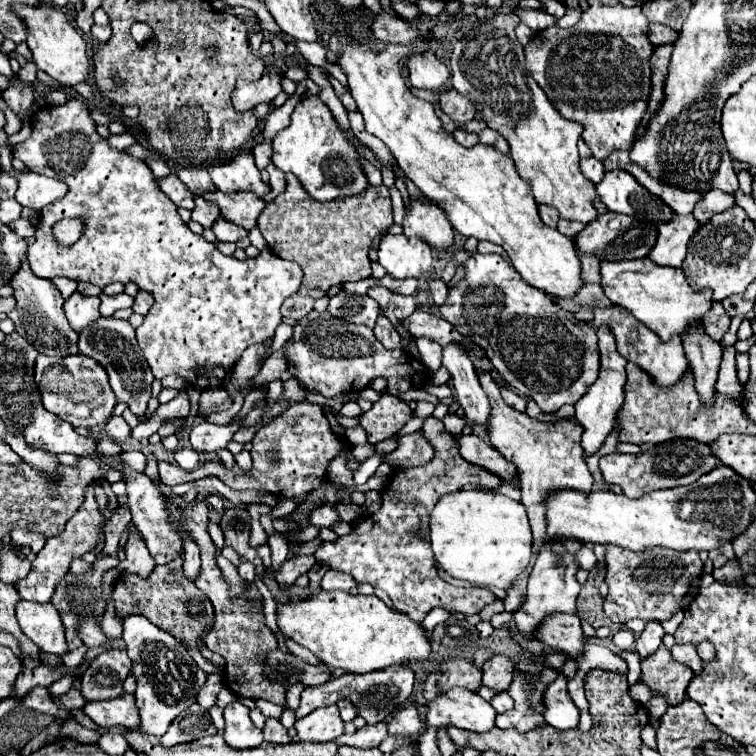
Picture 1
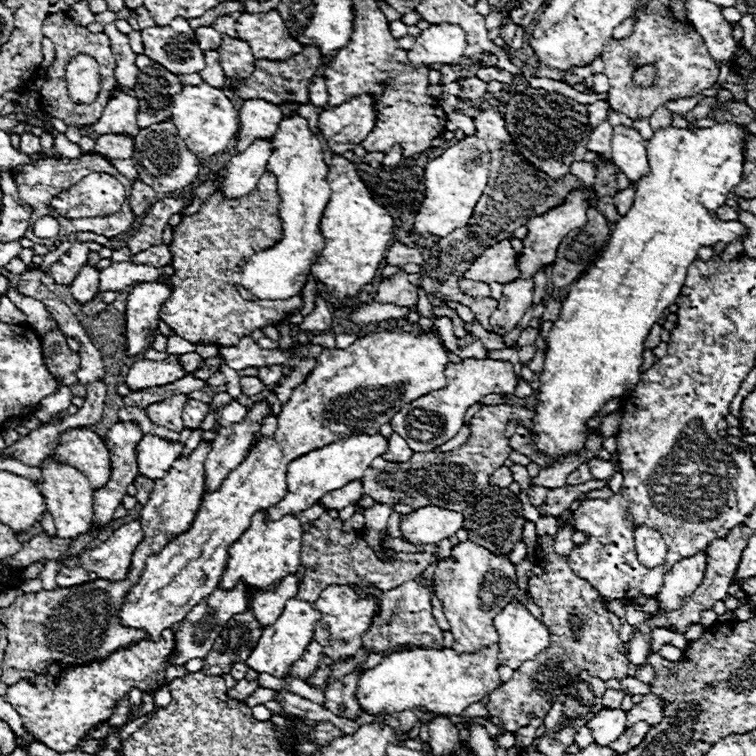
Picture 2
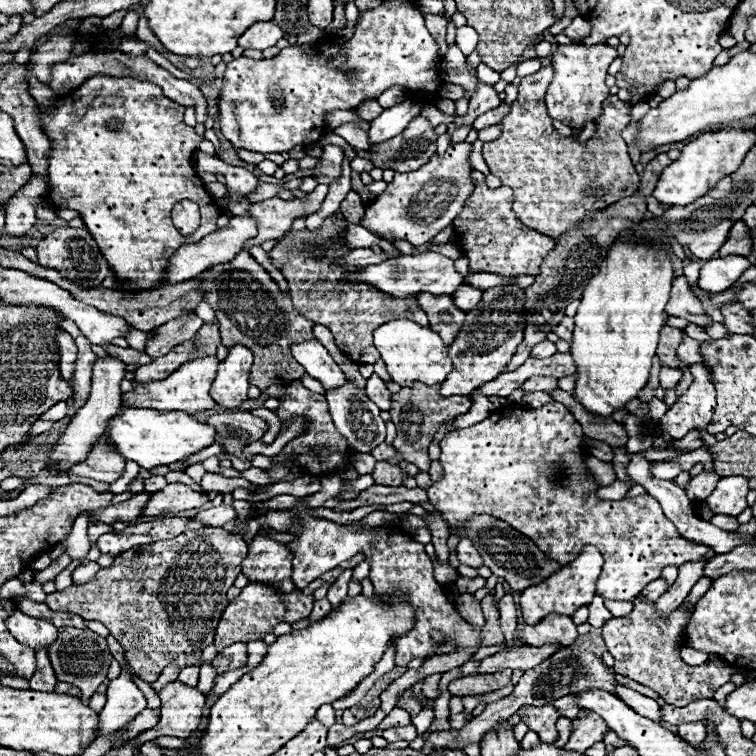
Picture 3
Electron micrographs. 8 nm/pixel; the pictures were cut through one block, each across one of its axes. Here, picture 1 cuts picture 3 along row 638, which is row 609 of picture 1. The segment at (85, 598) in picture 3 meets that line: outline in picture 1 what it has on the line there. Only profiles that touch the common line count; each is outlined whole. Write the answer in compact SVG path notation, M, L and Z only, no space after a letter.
M182 558L172 560L166 566L156 566L148 580L142 580L134 574L120 576L114 586L112 598L116 604L116 614L120 618L126 618L130 614L146 616L152 624L156 624L164 632L170 632L188 648L198 648L198 636L214 622L214 608L210 600L196 588L196 584L184 576Z

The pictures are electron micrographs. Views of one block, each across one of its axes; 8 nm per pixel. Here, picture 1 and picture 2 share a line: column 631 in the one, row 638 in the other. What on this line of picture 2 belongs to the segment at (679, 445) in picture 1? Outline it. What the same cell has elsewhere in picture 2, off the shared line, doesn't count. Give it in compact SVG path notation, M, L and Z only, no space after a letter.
M470 540L460 542L452 548L452 554L444 560L440 560L436 564L436 596L440 598L442 606L444 606L444 614L450 622L450 630L454 634L454 644L452 650L458 654L474 654L480 648L486 648L490 644L494 644L498 640L498 632L492 624L492 618L496 616L496 612L500 612L506 604L512 602L512 596L518 592L516 586L516 568L514 564L506 558L506 556L496 556L490 554L486 548L480 548L478 544L472 544Z

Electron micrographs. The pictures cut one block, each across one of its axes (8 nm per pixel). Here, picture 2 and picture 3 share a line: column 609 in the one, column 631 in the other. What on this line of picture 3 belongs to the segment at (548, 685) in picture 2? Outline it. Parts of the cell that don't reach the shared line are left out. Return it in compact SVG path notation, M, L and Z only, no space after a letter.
M634 600L634 610L628 616L612 618L602 626L602 636L608 652L614 656L614 672L636 680L652 690L656 690L666 704L686 706L696 700L714 698L714 692L726 684L734 672L732 666L724 662L704 662L700 666L688 666L680 658L680 648L684 646L684 628L692 610L682 604L670 616L660 616L654 602Z

